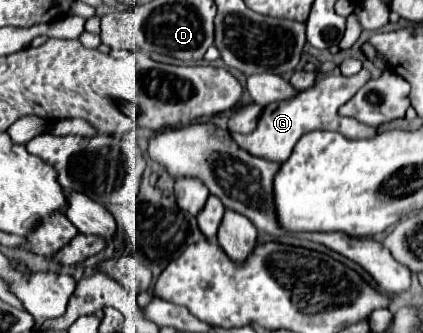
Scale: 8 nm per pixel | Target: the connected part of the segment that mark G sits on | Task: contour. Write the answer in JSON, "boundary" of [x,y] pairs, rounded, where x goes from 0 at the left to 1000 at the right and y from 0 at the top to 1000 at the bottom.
{"boundary":[[[856,207],[851,219],[832,225],[832,231],[813,231],[813,225],[771,225],[766,237],[752,237],[733,267],[723,267],[719,279],[709,279],[704,291],[686,297],[686,303],[662,303],[662,309],[638,309],[624,321],[610,381],[600,399],[591,405],[548,405],[553,423],[582,447],[596,465],[610,471],[629,471],[638,483],[676,483],[700,435],[700,423],[733,393],[747,387],[775,387],[775,393],[799,393],[827,417],[870,417],[879,405],[889,405],[884,381],[856,375],[851,363],[832,357],[832,351],[804,351],[799,327],[804,315],[813,315],[818,303],[827,303],[827,291],[837,291],[837,279],[865,249],[875,243],[875,219],[865,207]]]}

